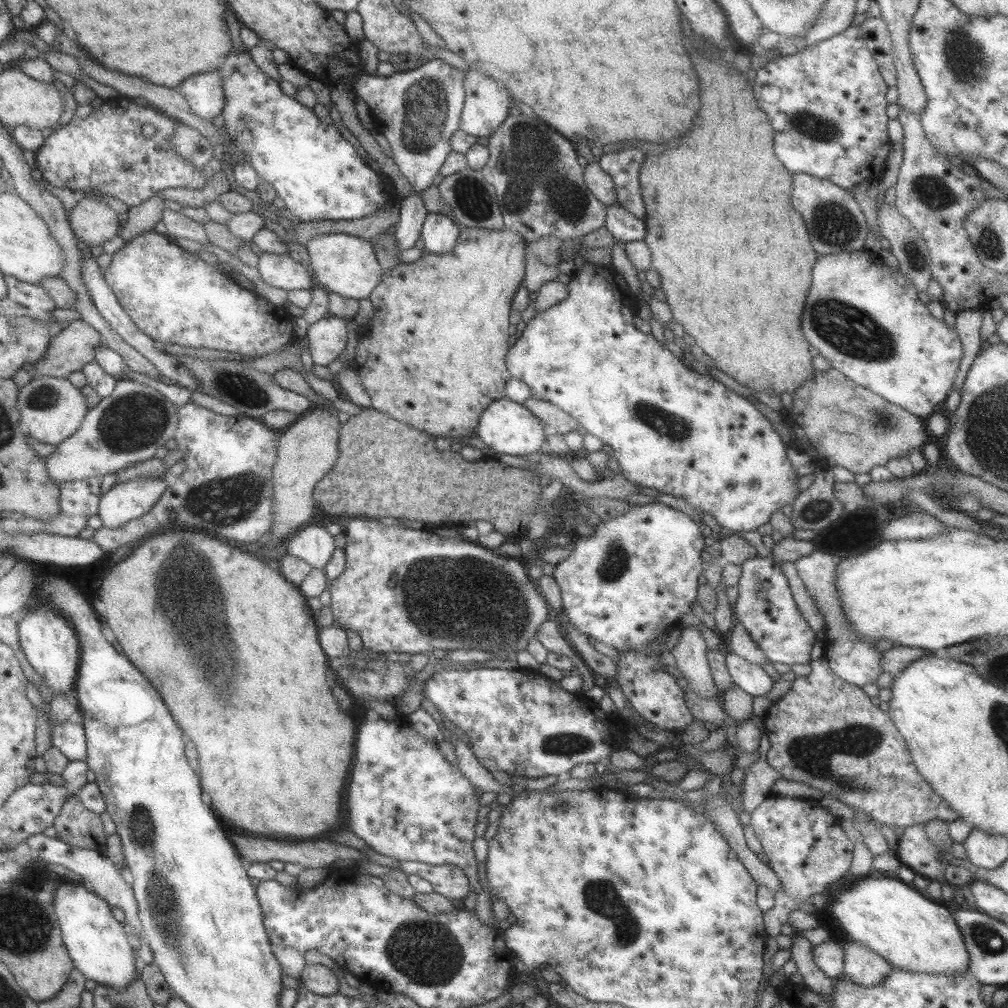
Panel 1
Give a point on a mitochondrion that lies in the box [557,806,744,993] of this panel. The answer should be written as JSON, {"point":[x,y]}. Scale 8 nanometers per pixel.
{"point":[625,925]}

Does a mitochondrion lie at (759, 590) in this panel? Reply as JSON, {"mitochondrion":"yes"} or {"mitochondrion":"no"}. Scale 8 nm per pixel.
{"mitochondrion":"yes"}

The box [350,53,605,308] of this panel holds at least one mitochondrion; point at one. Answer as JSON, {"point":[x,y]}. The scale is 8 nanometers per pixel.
{"point":[535,174]}

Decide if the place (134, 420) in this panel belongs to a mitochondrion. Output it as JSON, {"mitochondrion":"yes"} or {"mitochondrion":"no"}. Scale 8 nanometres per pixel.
{"mitochondrion":"yes"}

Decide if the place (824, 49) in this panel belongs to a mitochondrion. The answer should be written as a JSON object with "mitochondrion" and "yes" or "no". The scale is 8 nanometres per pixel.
{"mitochondrion":"no"}

